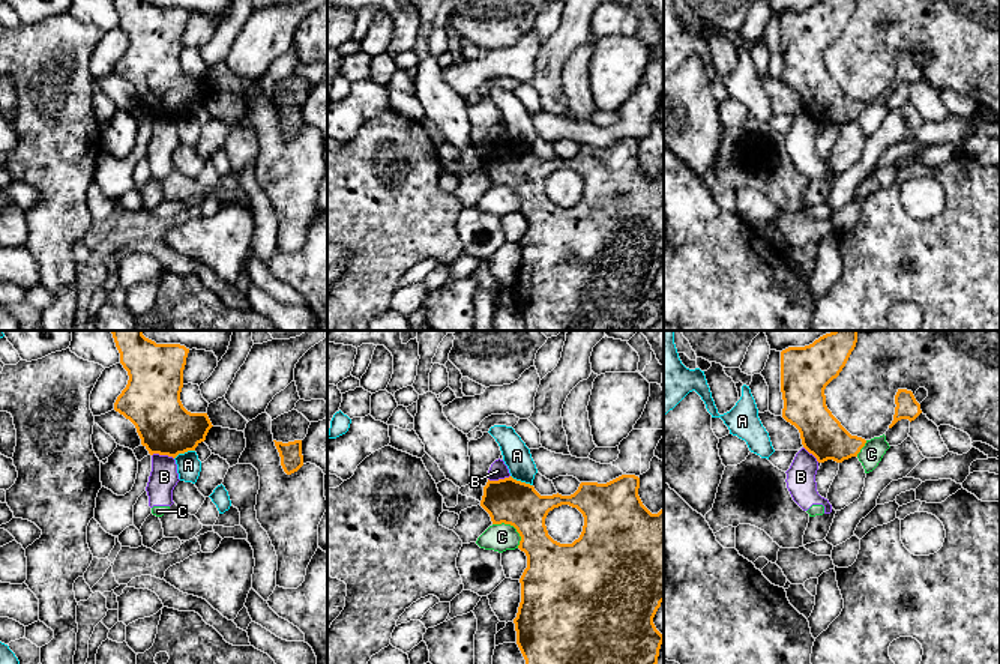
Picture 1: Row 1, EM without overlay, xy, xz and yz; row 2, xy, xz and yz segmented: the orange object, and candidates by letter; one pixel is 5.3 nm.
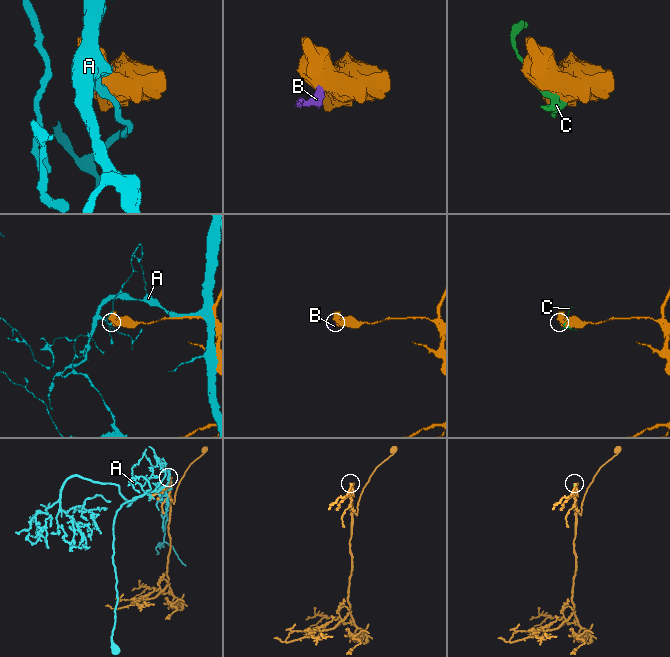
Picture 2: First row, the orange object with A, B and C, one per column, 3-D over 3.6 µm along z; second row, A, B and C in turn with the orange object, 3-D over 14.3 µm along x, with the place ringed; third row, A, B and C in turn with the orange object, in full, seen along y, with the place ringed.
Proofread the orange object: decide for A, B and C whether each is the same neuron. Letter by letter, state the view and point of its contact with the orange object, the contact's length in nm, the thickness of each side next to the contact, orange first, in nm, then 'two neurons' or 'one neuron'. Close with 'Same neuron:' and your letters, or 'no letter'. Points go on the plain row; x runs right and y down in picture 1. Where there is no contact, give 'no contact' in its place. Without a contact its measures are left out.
A: xz (520, 144) | 130 nm | 240/150 nm | two neurons
B: xy (162, 117) | 120 nm | 300/150 nm | two neurons
C: xz (514, 190) | 190 nm | 240/140 nm | two neurons
Same neuron: no letter

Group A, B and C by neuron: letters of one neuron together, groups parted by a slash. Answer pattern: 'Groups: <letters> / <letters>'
Groups: A / B C

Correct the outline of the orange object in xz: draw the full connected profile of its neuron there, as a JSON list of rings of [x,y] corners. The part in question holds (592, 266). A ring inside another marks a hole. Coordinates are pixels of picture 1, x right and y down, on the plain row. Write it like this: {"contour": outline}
{"contour": [[[622,138],[607,147],[581,146],[571,159],[541,159],[533,149],[512,140],[489,144],[480,170],[492,188],[511,188],[521,200],[518,212],[527,219],[521,246],[521,266],[514,282],[517,308],[526,330],[655,330],[664,299],[653,281],[664,264],[664,173],[652,177],[638,159],[640,141]],[[562,168],[577,171],[584,180],[583,195],[572,207],[554,204],[545,182]]]}

